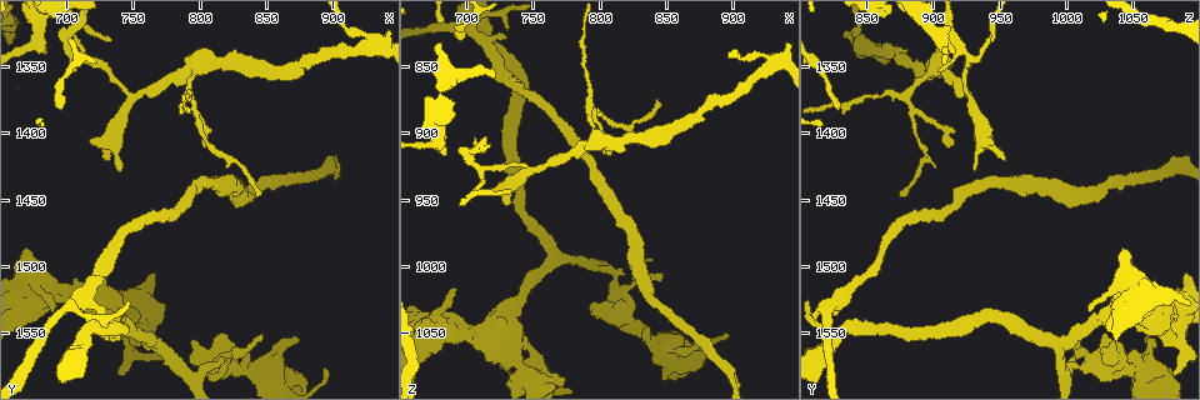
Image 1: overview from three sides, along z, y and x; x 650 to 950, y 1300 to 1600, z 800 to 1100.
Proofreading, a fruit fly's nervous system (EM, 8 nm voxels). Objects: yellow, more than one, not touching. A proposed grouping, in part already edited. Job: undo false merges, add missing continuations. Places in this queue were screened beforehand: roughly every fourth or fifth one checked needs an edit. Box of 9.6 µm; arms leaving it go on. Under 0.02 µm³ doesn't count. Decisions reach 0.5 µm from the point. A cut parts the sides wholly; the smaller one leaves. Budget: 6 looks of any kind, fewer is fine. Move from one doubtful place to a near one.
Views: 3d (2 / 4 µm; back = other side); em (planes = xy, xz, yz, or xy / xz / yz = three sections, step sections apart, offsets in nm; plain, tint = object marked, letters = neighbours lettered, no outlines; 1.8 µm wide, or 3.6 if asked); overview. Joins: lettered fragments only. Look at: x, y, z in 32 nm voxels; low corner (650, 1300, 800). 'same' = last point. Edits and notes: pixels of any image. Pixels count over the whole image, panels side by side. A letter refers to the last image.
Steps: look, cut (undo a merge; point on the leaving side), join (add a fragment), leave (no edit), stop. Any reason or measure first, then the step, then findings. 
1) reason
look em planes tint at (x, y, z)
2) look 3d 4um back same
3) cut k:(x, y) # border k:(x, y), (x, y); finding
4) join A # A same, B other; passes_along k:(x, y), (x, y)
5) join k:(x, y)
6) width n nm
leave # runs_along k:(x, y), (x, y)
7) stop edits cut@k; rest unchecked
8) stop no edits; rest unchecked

branch stops here
look em xy step 4 letters at (892, 1578, 1048)

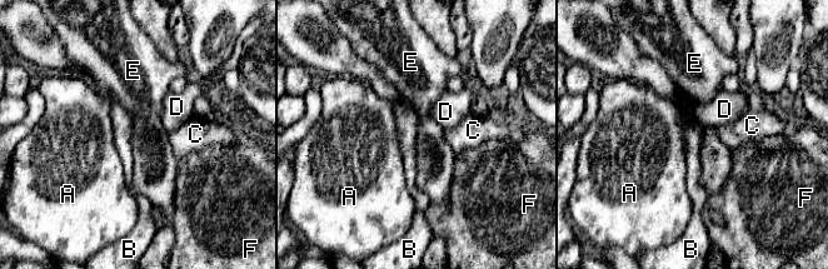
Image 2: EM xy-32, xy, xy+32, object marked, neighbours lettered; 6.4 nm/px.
look em planes letters same

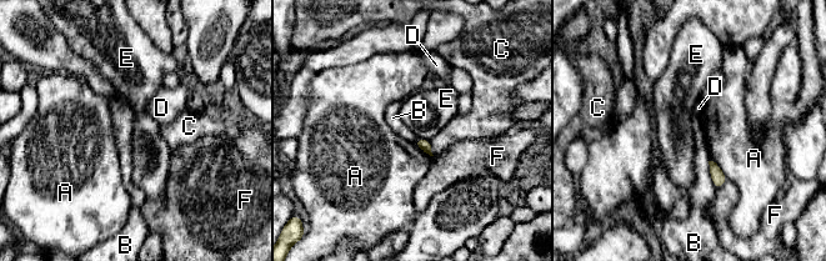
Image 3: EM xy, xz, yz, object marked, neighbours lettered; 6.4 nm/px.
width 70 nm
leave # A other, B other, C other, D other, E other, F other; border 3:(417, 136), (429, 140); none of them fits

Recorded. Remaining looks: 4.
four-way junction
look 3d 2um at (812, 1576, 1028)

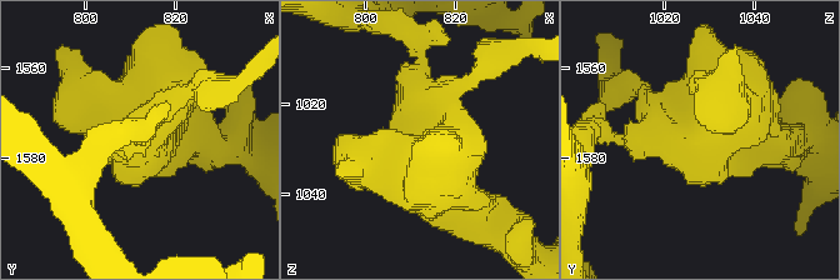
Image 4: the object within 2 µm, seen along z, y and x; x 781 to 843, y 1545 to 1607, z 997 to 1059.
look em xz step 16 tint at (813, 1577, 1027)

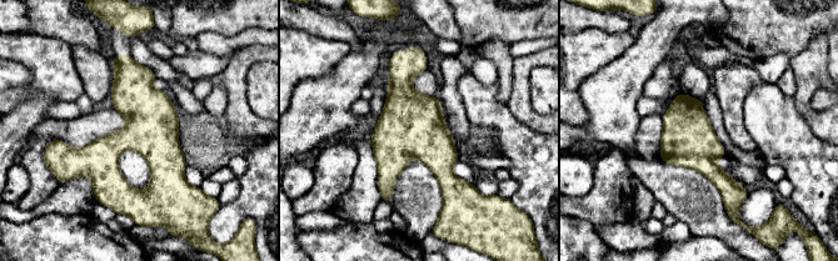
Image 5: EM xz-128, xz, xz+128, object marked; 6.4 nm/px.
what lies round it
look em xz step 16 letters same

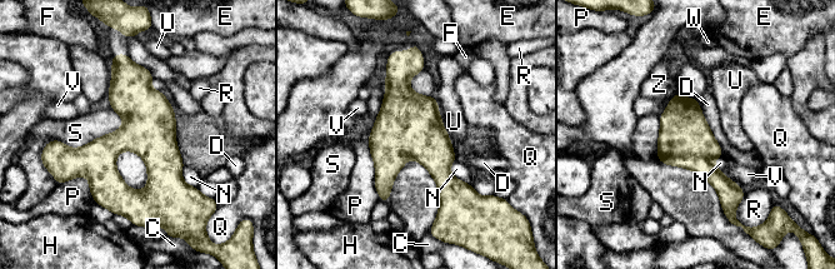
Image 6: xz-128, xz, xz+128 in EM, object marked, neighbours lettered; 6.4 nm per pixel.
leave # C other, D other, E other, F other, H other, N other, P other, Q other, R other, S other, U other, V other, W other, Z other; border 6:(696, 99), (701, 114), (724, 157); continuous, no second neuron

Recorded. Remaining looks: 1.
sharp bend
look em planes letters at (746, 1524, 1080)

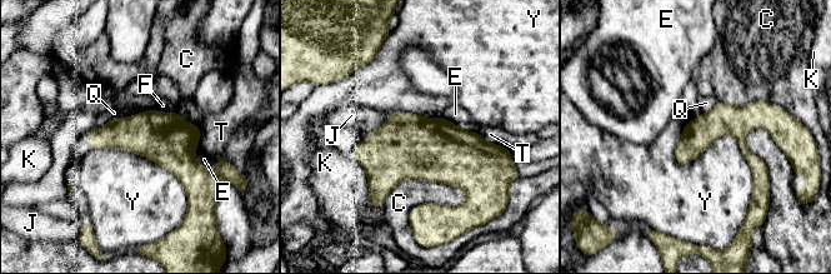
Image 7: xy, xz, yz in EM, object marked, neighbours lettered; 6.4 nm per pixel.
leave # C other, E other, F other, J other, K other, Q other, T other, Y other; runs_along 7:(775, 128), (719, 120), (677, 155); all the same neuron

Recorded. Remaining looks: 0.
stop no edits; rest unchecked

